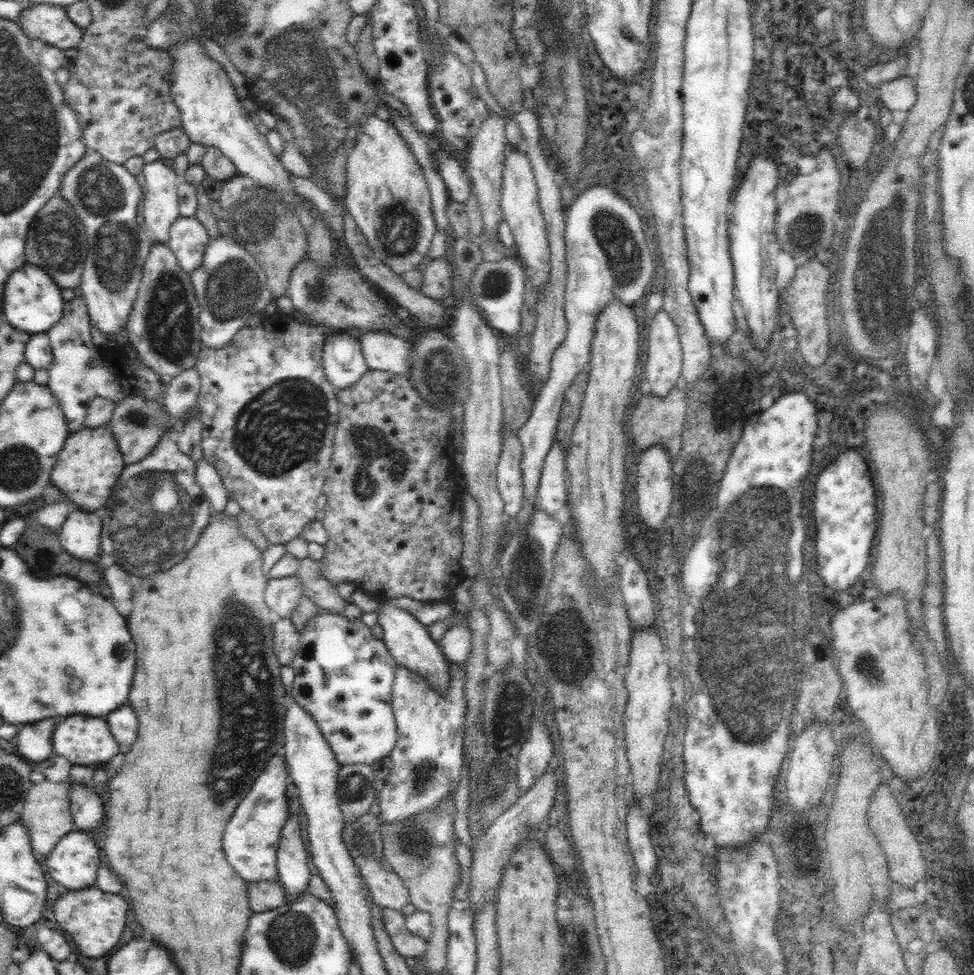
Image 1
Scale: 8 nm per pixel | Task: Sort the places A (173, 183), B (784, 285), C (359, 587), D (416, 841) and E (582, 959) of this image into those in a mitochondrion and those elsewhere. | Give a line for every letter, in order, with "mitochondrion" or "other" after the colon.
A: other
B: other
C: other
D: mitochondrion
E: mitochondrion

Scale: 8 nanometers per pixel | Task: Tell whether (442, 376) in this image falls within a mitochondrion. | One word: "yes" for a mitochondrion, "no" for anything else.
yes

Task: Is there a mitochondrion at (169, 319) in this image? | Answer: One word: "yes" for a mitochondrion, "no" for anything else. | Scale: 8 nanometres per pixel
yes

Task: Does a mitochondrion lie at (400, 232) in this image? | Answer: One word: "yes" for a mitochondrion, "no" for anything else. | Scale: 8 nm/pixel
yes

